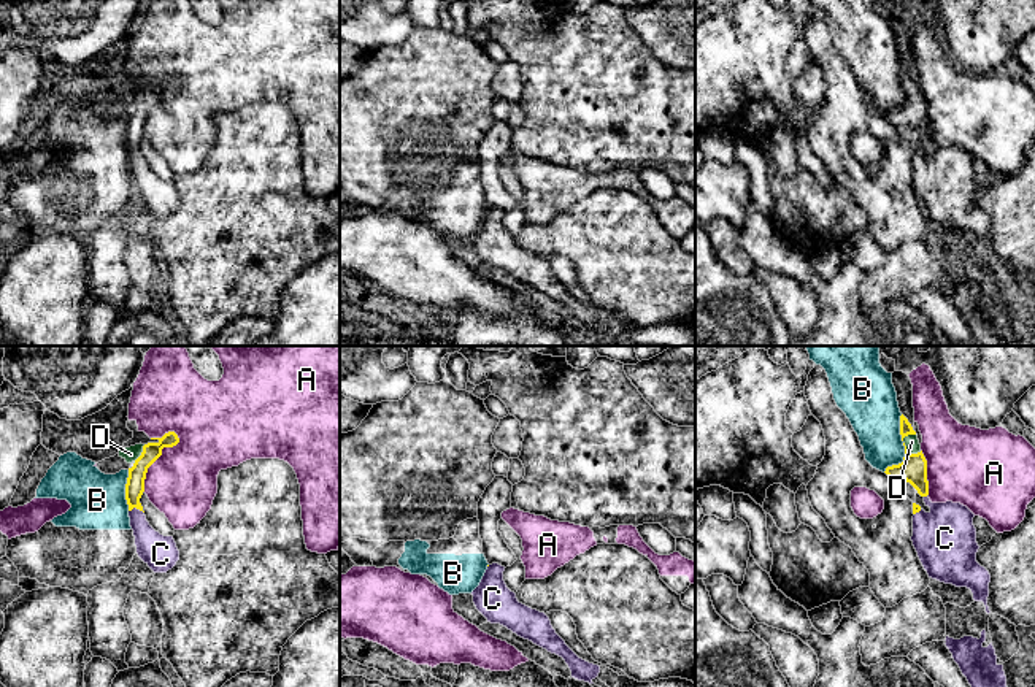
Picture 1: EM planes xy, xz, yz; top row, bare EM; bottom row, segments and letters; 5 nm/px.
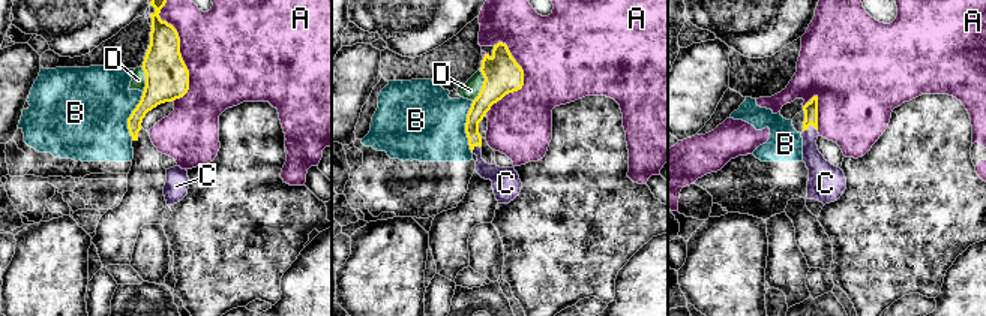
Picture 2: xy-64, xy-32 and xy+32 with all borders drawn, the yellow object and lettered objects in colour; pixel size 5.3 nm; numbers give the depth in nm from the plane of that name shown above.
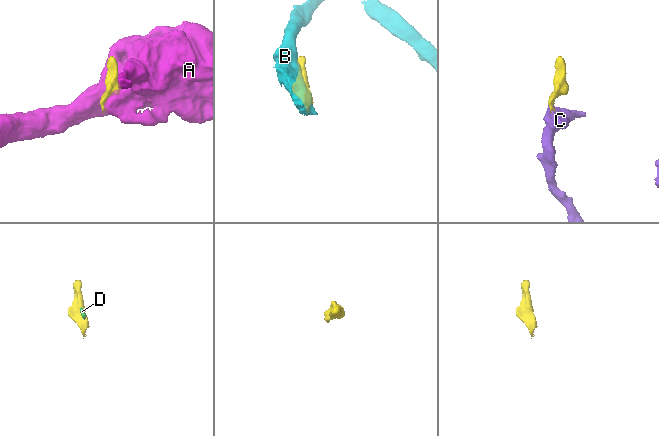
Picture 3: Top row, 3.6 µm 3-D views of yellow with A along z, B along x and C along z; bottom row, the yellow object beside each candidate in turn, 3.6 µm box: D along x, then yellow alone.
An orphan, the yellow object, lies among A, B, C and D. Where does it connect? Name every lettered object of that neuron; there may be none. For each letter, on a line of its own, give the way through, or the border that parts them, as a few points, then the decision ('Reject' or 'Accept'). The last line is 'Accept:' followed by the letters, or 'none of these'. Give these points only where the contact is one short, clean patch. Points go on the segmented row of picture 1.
A: Reject
B: Reject
C: Path across: xy (135, 483), (137, 508), (137, 521), (157, 551). Accept
D: Path across: yz (913, 468), (913, 457), (907, 451), (911, 441). Accept
Accept: C, D

